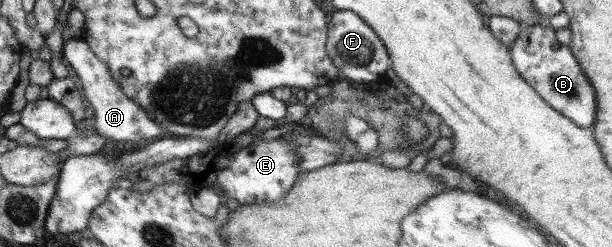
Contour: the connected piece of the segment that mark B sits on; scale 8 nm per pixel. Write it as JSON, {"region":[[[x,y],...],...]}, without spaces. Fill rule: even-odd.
{"region":[[[523,26],[509,43],[509,54],[519,76],[553,110],[568,118],[581,129],[591,128],[595,116],[595,101],[591,85],[587,82],[581,67],[568,49],[561,45],[550,26]]]}

